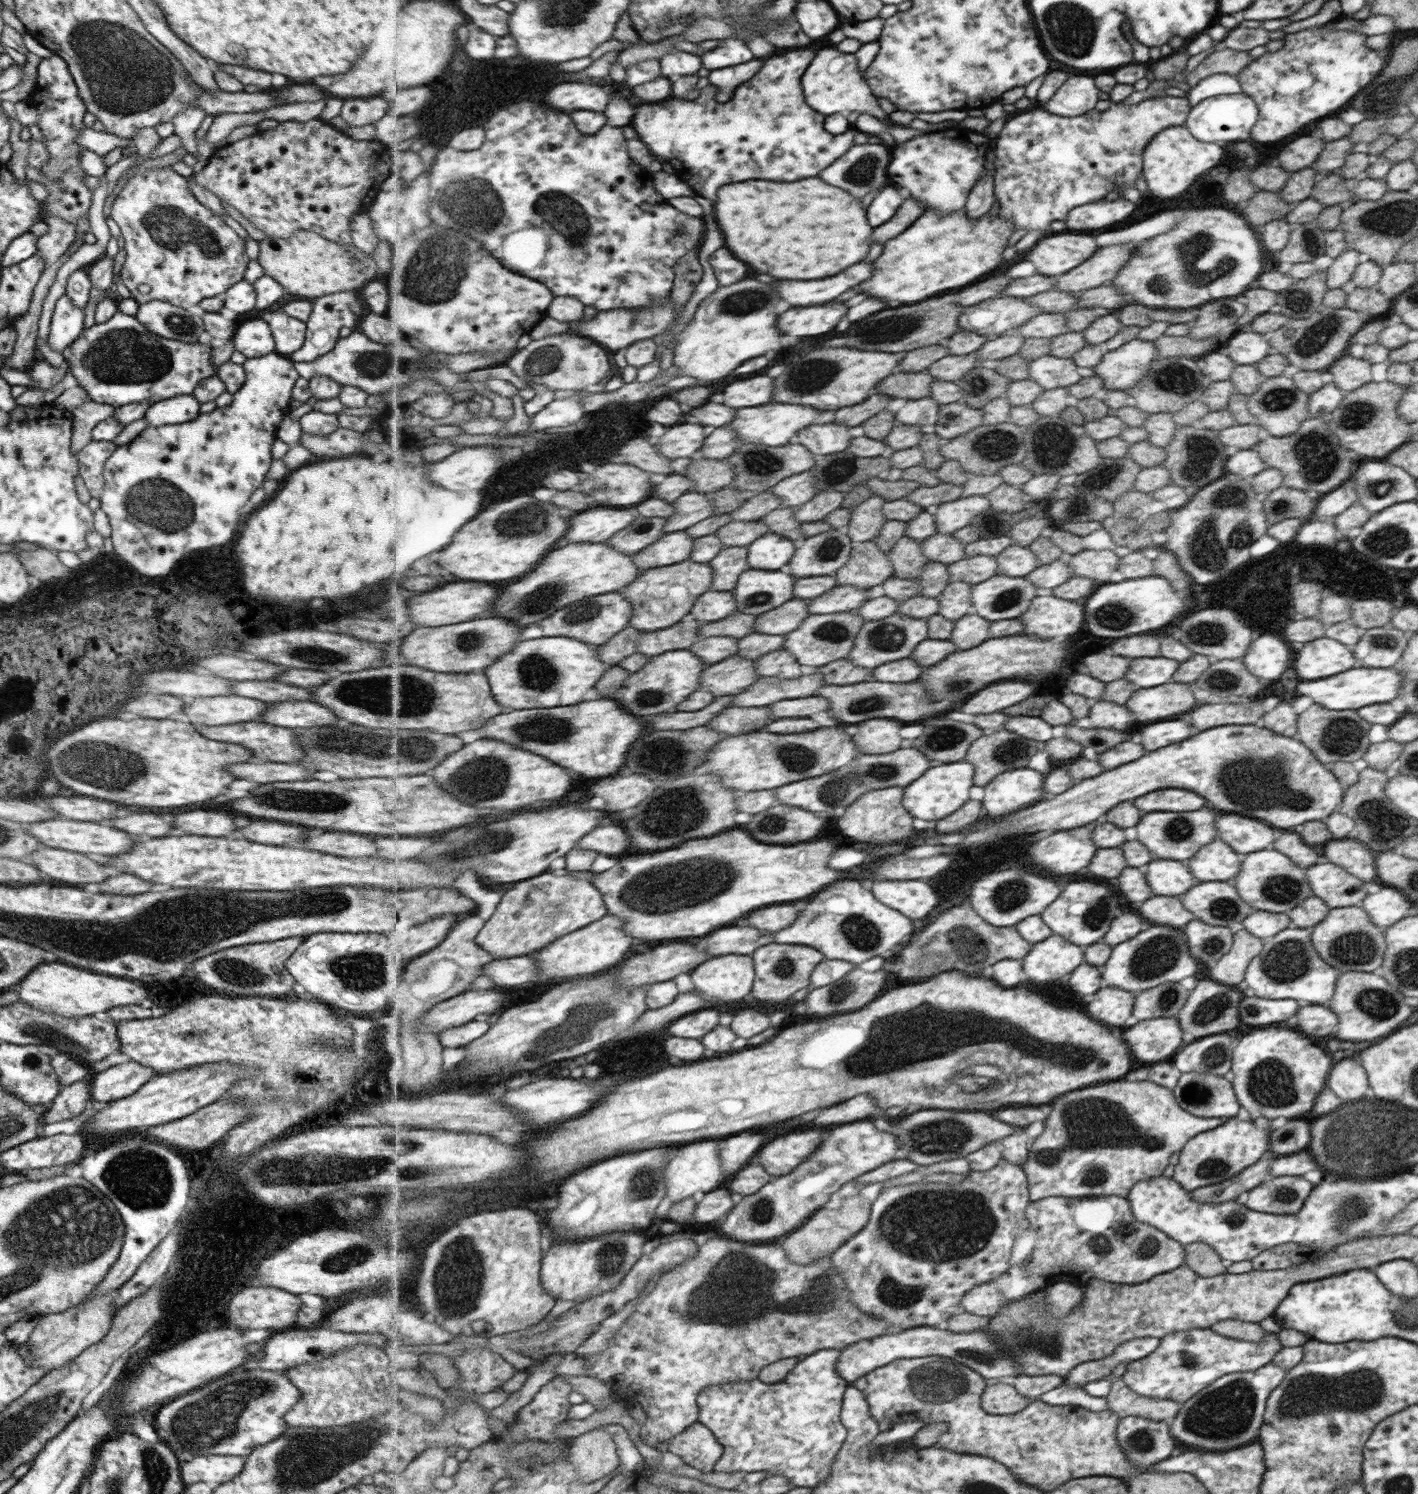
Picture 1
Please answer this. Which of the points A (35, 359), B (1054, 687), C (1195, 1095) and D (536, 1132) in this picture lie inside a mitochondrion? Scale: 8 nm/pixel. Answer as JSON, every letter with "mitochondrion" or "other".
{"A":"other","B":"other","C":"mitochondrion","D":"other"}

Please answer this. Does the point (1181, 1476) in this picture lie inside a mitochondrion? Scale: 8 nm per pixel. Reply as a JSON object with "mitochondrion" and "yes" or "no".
{"mitochondrion":"no"}

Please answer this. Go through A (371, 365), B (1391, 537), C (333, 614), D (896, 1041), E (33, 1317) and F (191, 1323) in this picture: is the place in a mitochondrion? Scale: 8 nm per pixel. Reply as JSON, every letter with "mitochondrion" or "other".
{"A":"mitochondrion","B":"mitochondrion","C":"other","D":"mitochondrion","E":"other","F":"other"}

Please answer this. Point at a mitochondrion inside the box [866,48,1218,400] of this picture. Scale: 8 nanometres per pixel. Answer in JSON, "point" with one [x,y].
{"point":[1174,378]}

